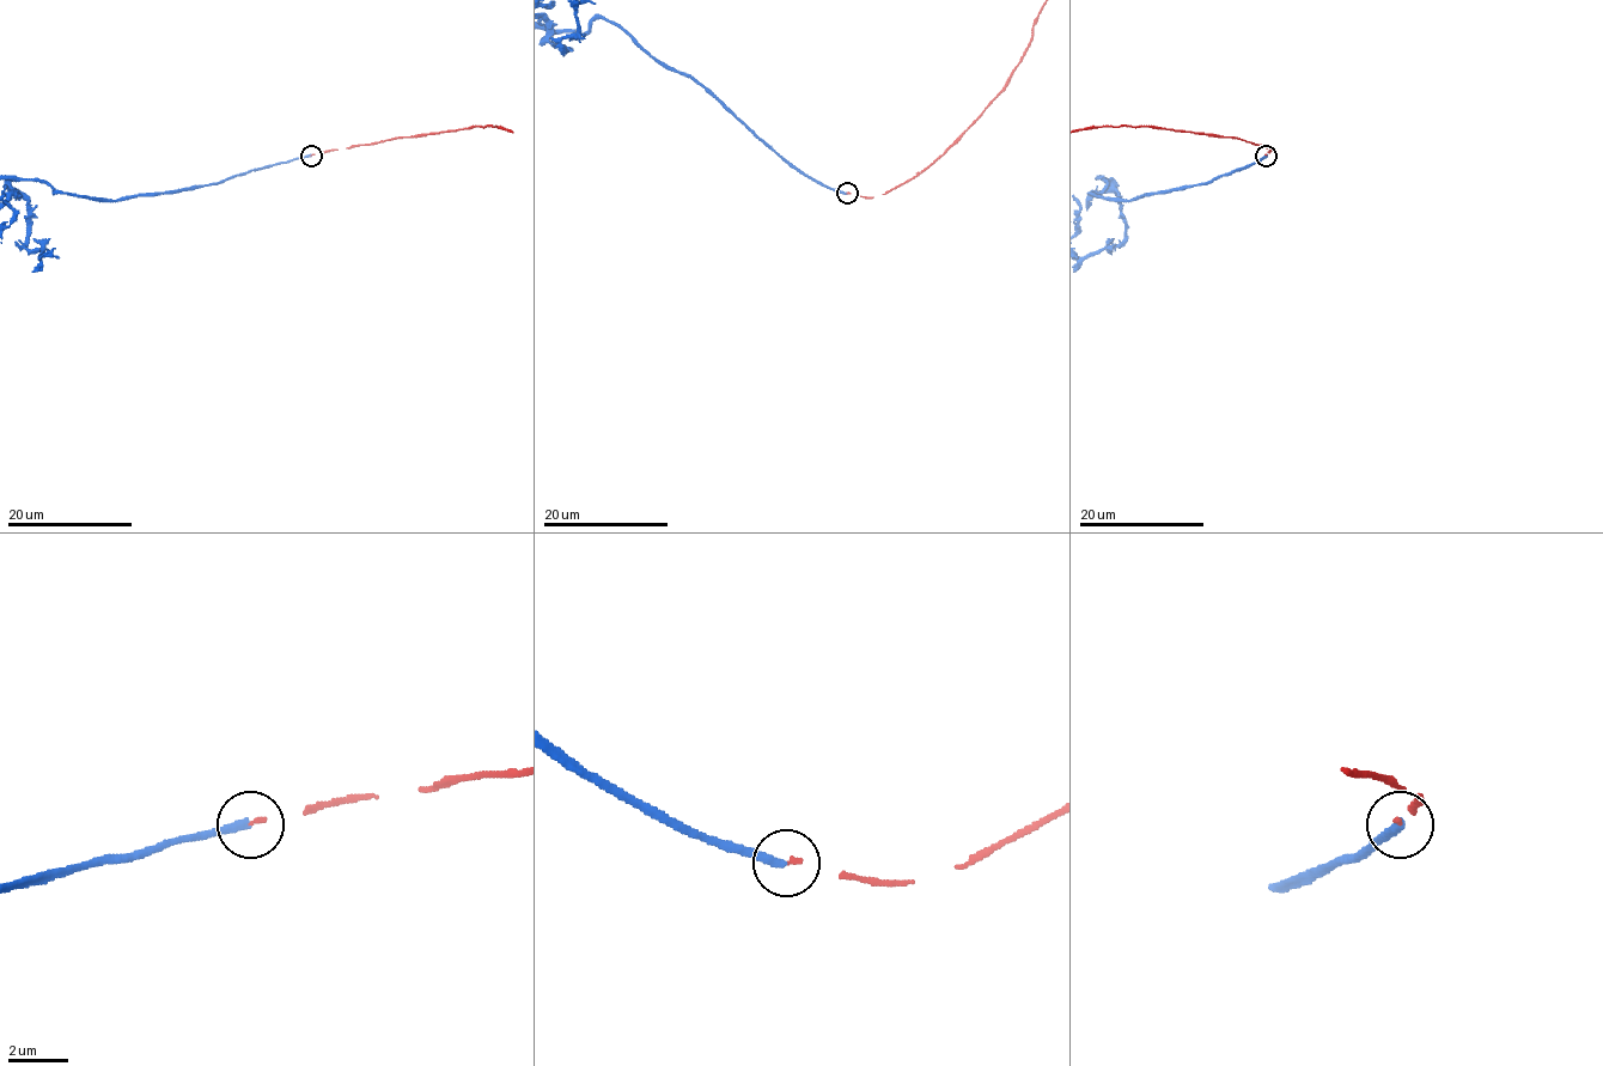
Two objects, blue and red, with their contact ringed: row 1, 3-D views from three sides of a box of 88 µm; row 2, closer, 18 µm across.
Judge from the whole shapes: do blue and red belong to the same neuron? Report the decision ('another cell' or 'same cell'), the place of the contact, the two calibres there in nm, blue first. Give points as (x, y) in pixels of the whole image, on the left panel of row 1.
another cell; at (311, 156); 280 nm thick on the blue side, 120 nm on the other

